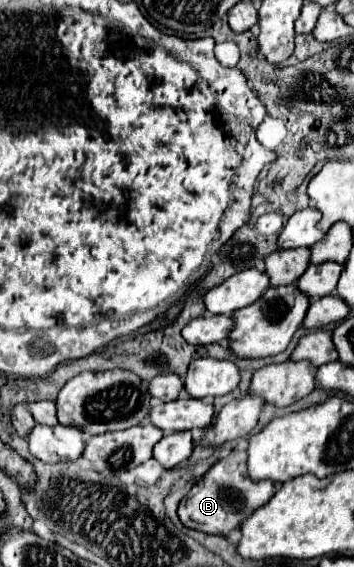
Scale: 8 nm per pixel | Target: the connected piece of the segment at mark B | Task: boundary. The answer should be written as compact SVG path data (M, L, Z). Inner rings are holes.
M231 451L225 459L219 459L203 477L197 481L189 495L179 503L179 519L185 527L197 529L211 535L227 535L231 529L237 529L241 525L241 519L245 515L253 513L257 507L265 505L273 493L273 483L249 483L247 475L247 453L245 451Z

